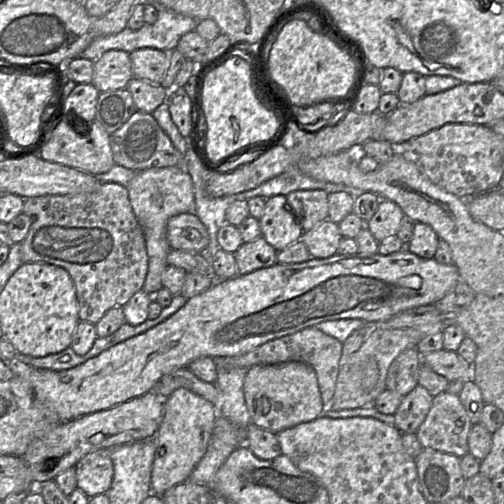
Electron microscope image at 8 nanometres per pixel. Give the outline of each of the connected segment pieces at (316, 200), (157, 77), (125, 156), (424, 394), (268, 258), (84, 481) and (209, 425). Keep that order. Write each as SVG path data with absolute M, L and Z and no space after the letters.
M324 190L293 191L286 196L286 201L303 231L328 219L328 193Z
M142 48L131 52L133 77L152 84L161 84L169 66L169 53L153 48Z
M140 110L111 134L111 148L115 164L135 172L151 168L183 167L183 155L175 148L153 115Z
M418 384L402 398L394 413L394 426L402 433L416 433L429 412L433 397L426 388Z
M262 235L254 241L243 243L234 253L238 274L273 266L277 263L277 253Z
M108 449L88 453L76 466L77 488L89 498L107 494L111 487L114 466Z
M178 388L164 400L164 415L154 436L155 457L151 473L152 493L162 496L173 486L188 480L206 453L218 416L217 407L186 388Z

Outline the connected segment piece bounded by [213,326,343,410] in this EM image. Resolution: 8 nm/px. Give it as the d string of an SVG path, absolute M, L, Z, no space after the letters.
M310 326L294 334L270 340L248 353L238 356L215 357L213 359L217 368L225 369L250 369L254 365L279 364L287 361L302 361L307 363L316 372L321 399L324 410L326 410L326 407L330 407L330 402L335 392L342 347L343 343L336 338L325 334L315 326Z

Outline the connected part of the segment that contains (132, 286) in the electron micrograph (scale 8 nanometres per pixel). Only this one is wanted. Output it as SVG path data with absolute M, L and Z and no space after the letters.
M102 183L100 188L92 193L75 195L44 195L26 198L24 200L23 213L31 218L31 226L22 243L22 264L46 262L64 268L70 275L75 285L78 303L78 316L80 321L96 324L104 314L114 307L123 307L130 298L143 288L148 273L148 255L146 243L141 225L139 224L130 204L127 188L116 183Z

